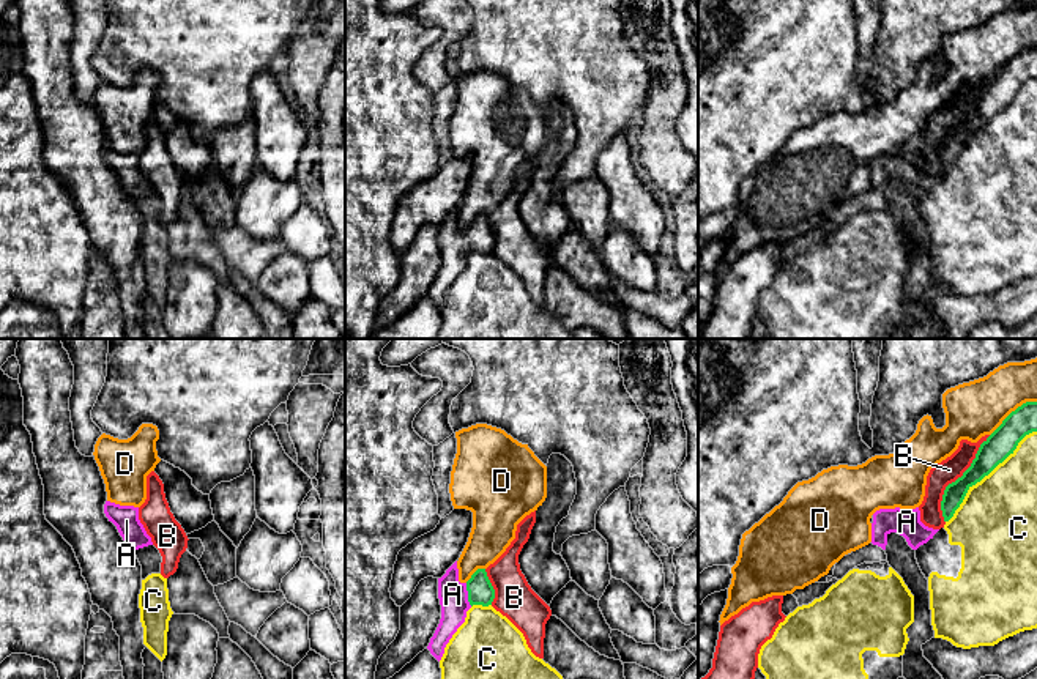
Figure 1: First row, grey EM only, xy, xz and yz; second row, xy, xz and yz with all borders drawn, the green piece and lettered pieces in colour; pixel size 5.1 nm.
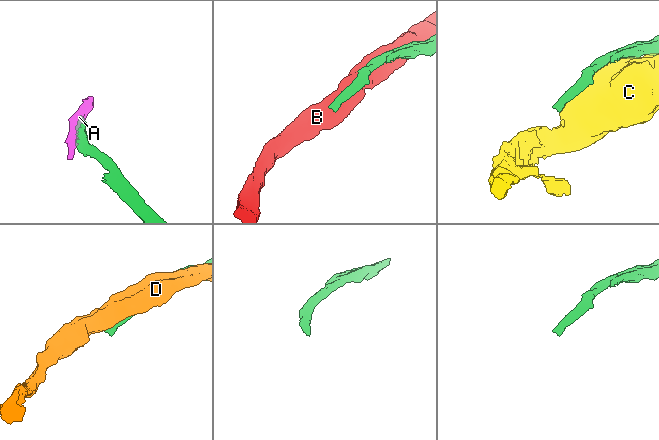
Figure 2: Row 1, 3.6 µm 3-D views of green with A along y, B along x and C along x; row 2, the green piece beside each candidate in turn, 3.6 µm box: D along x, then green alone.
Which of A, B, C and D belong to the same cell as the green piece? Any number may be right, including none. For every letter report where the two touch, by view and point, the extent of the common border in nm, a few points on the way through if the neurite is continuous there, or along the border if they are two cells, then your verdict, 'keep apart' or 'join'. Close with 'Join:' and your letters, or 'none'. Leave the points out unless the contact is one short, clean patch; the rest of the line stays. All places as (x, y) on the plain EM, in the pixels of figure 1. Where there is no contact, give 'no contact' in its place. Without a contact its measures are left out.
A: meets green in xz at (468, 241); contact 120 nm long; join
B: meets green in yz at (957, 126); contact 500 nm long; keep apart
C: meets green in yz at (987, 122); contact 650 nm long; keep apart
D: meets green in yz at (1012, 59); contact 300 nm long; keep apart
Join: A

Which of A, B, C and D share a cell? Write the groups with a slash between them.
A / B / C / D

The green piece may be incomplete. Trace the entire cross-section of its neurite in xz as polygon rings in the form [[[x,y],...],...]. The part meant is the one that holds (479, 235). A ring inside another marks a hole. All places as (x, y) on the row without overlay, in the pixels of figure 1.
[[[455,208],[446,221],[438,225],[438,246],[441,252],[441,266],[427,296],[440,309],[446,291],[465,269],[466,258],[473,252],[492,252],[495,236],[485,216],[478,216],[466,230],[460,230]]]

